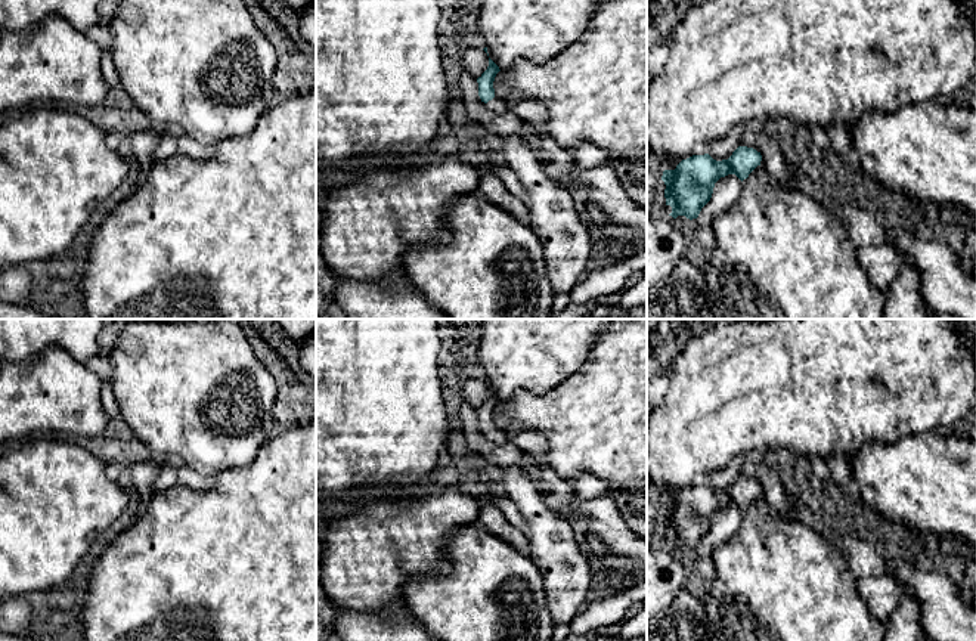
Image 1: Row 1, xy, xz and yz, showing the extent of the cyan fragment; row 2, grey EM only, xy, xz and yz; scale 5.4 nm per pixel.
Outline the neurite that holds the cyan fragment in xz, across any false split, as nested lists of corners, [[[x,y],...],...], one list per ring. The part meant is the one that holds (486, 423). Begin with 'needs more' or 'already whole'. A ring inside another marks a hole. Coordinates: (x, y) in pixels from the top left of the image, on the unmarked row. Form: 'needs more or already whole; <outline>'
needs more; [[[489,388],[487,400],[477,409],[478,427],[493,443],[508,443],[509,437],[495,427],[493,412],[499,403],[499,397]]]

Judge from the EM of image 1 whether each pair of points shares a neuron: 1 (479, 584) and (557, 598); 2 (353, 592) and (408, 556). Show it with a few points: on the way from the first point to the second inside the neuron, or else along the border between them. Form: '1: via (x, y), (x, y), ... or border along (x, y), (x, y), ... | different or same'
1: border along (533, 563), (541, 575), (545, 604), (555, 625) | different
2: via (366, 579), (390, 556), (394, 556) | same

